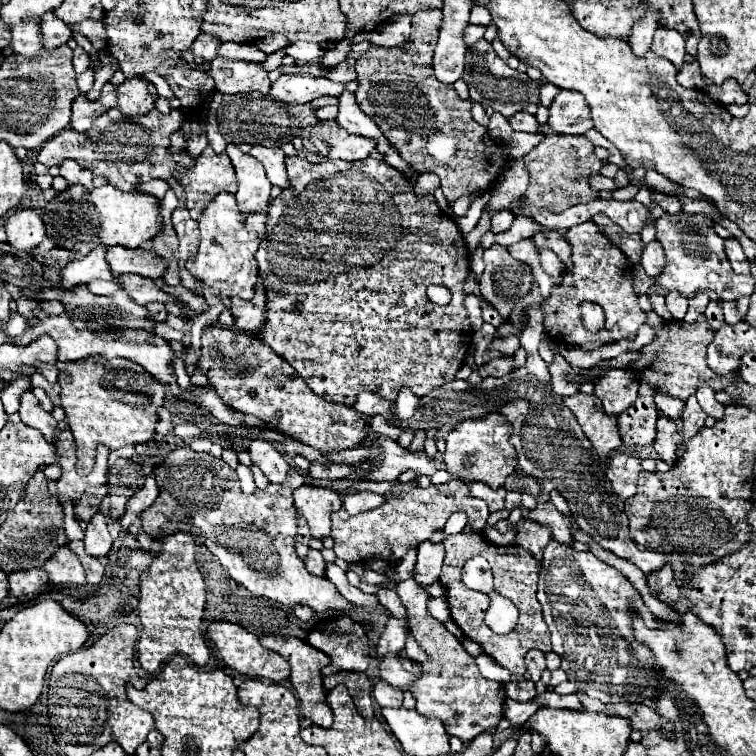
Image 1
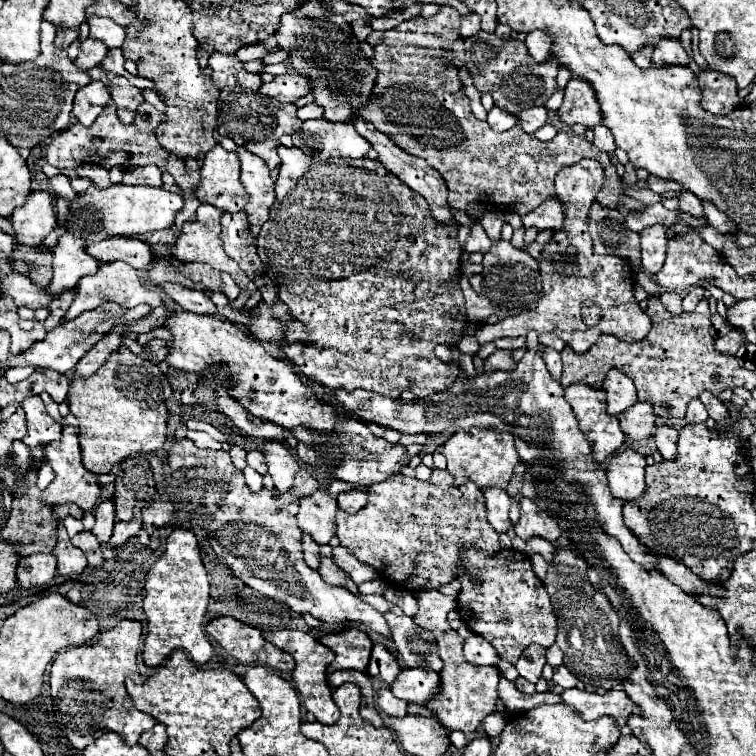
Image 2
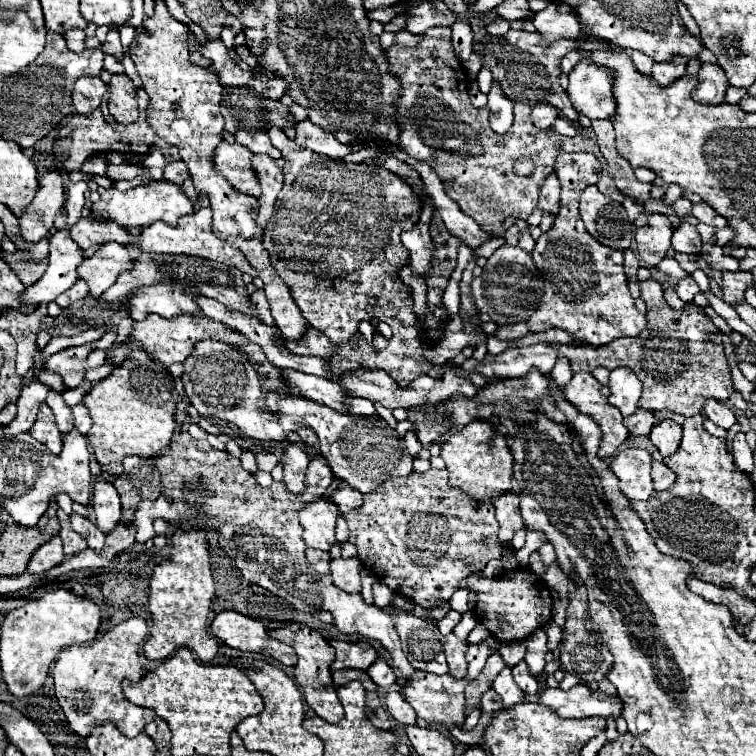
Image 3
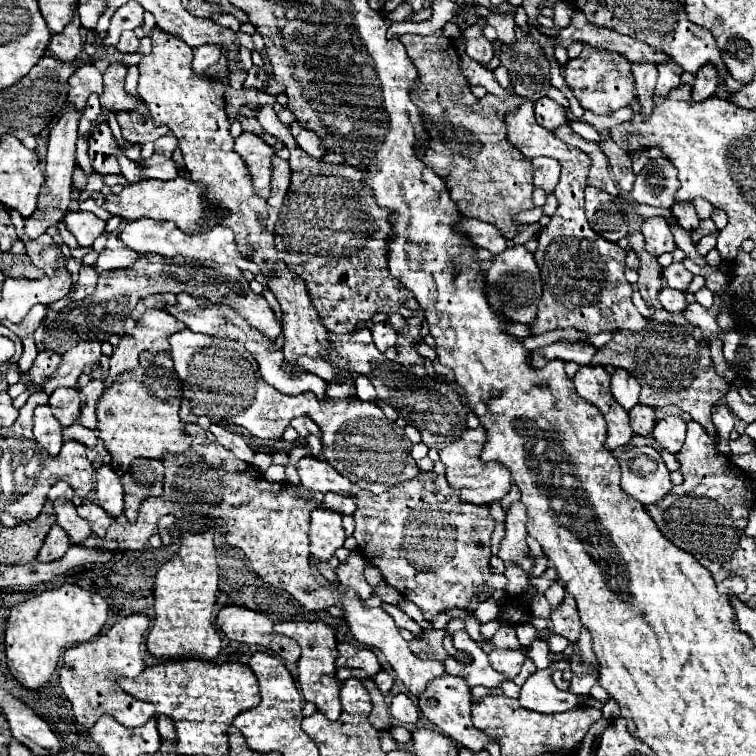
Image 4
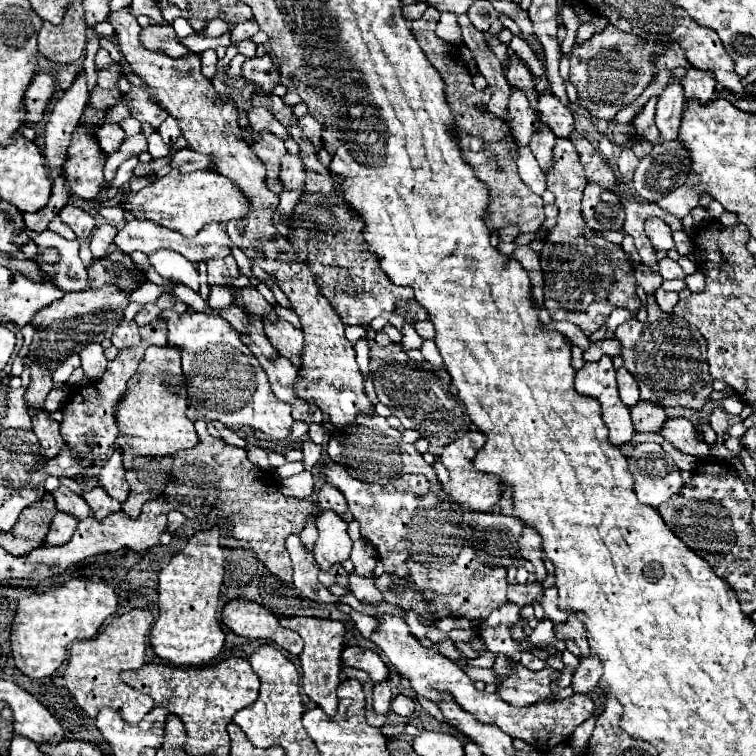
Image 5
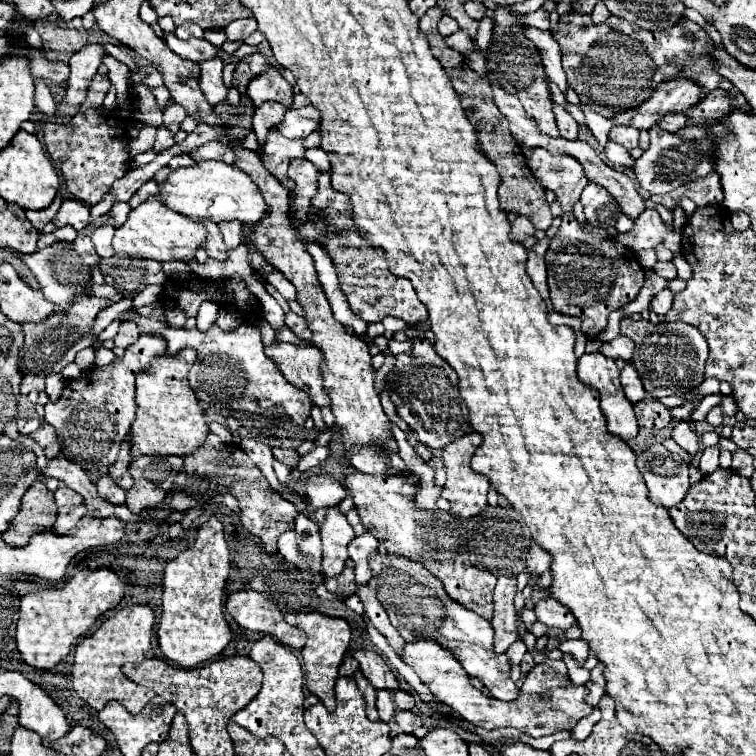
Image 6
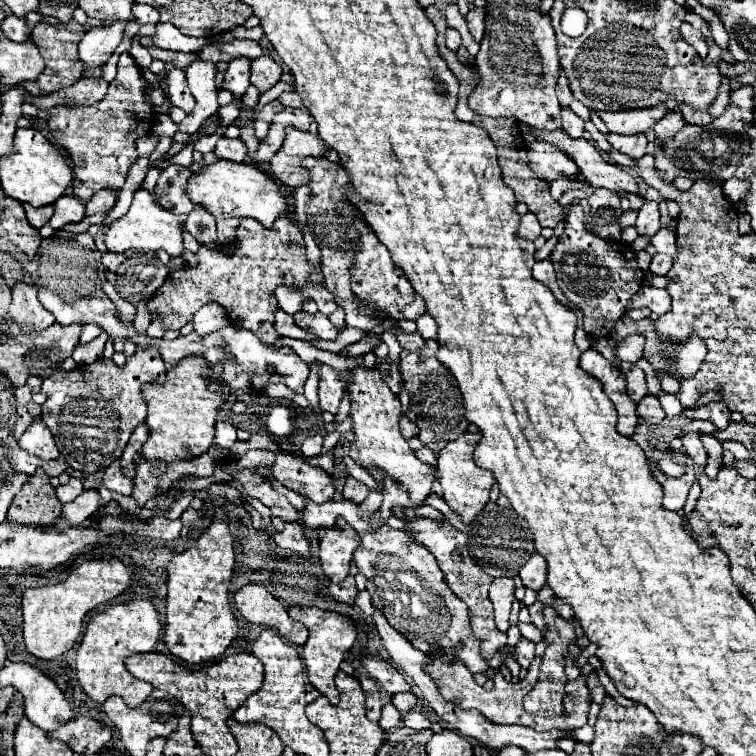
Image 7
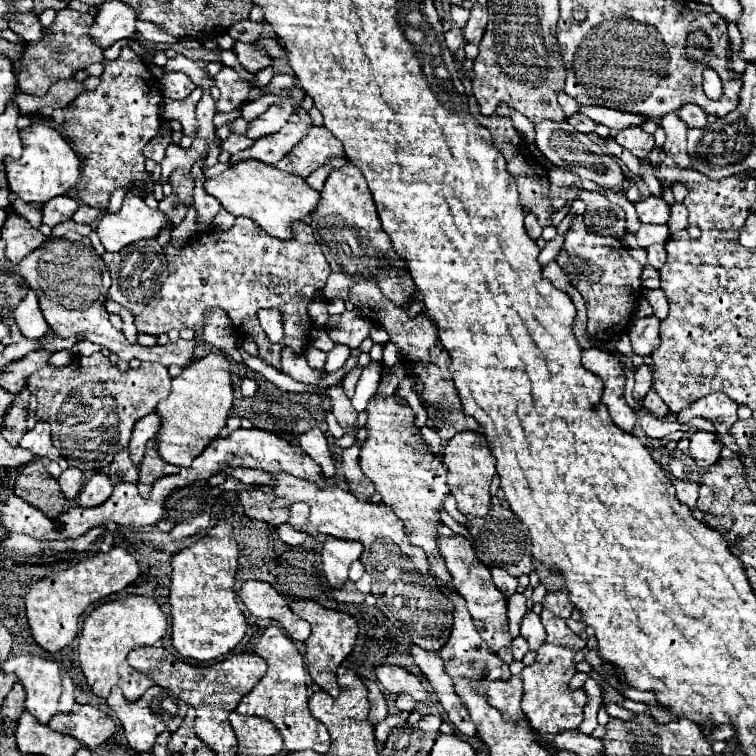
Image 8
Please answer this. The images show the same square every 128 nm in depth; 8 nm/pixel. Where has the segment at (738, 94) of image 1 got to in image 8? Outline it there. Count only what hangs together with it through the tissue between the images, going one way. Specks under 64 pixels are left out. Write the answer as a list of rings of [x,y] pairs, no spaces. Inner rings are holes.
[[[580,106],[580,112],[586,114],[590,120],[596,120],[598,124],[604,124],[612,130],[624,130],[630,126],[640,126],[642,122],[646,122],[646,116],[634,116],[628,112],[620,112],[620,110],[610,110],[604,106]]]

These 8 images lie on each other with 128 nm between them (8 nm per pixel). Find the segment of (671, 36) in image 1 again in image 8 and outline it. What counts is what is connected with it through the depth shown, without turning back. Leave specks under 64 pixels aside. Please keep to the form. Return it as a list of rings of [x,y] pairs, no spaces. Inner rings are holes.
[[[674,112],[666,114],[658,126],[666,132],[666,142],[664,142],[662,150],[678,164],[678,168],[688,168],[692,164],[690,156],[686,154],[686,130],[688,130],[688,126]]]

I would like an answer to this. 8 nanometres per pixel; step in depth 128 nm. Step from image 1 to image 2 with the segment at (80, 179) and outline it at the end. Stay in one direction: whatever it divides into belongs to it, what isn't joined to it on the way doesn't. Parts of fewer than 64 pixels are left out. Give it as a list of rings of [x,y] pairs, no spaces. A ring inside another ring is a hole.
[[[84,164],[74,172],[76,172],[76,178],[88,178],[96,188],[108,188],[112,184],[108,178],[108,170],[94,164]]]

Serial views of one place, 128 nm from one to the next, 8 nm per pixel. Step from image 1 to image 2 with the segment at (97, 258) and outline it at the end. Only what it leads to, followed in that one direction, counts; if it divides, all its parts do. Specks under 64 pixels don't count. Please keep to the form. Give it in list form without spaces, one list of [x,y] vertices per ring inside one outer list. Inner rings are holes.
[[[64,232],[54,246],[54,278],[48,292],[60,294],[66,288],[74,288],[82,276],[96,274],[100,260],[86,252],[88,242],[78,240],[74,234]]]

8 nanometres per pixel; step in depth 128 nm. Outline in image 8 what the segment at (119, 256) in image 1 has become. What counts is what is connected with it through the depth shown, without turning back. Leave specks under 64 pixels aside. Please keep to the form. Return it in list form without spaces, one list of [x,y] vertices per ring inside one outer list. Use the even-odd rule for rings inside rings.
[[[58,196],[58,198],[52,198],[44,204],[44,210],[42,210],[42,222],[48,224],[50,228],[54,228],[56,224],[60,222],[66,222],[74,216],[74,212],[78,210],[78,202],[70,196]]]

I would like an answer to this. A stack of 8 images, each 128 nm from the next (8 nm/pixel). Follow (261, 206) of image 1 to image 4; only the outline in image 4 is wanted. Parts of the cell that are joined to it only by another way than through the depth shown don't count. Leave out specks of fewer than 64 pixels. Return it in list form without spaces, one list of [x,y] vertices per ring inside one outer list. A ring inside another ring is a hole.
[[[272,156],[272,182],[270,182],[270,198],[268,202],[268,220],[266,228],[272,232],[274,224],[278,220],[278,212],[282,206],[282,200],[286,196],[290,184],[290,166],[286,160],[280,160],[278,156]]]

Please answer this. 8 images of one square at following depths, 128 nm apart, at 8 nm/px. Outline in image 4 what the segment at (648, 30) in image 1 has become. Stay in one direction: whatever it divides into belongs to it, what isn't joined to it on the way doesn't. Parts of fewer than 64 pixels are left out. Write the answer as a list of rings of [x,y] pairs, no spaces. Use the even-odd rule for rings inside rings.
[[[634,62],[632,64],[634,80],[636,80],[636,96],[640,106],[644,108],[644,116],[652,110],[652,94],[656,86],[656,68],[650,62]]]

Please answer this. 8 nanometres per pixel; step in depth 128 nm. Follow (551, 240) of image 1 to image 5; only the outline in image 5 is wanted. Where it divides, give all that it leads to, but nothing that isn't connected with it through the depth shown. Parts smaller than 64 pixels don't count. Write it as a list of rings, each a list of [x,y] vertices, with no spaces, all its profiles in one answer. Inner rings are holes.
[[[544,126],[530,140],[530,150],[536,156],[542,172],[548,172],[554,166],[554,158],[552,158],[554,140],[556,140],[556,136],[552,136],[552,132],[548,132],[548,128],[544,128]]]

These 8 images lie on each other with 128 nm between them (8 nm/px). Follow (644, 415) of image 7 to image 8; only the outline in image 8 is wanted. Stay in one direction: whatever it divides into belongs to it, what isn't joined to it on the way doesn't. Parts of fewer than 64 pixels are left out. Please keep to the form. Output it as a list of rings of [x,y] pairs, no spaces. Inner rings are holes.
[[[654,390],[646,394],[646,398],[642,400],[642,406],[644,406],[650,414],[654,414],[654,416],[658,416],[658,418],[664,418],[664,416],[668,414],[668,406],[664,404],[664,400],[660,400],[660,396],[656,396]]]

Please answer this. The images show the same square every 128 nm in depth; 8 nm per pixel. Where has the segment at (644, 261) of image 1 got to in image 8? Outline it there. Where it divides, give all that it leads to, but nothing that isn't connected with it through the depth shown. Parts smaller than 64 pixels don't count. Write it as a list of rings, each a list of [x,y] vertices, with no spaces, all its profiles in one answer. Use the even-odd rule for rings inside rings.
[[[650,196],[644,202],[636,204],[636,212],[642,224],[666,224],[670,218],[668,204],[658,196]]]

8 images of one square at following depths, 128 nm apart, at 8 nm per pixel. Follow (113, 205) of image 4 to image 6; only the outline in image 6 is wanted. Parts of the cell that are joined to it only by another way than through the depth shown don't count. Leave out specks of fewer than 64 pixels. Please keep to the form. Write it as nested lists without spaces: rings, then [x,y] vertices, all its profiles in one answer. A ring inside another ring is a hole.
[[[206,160],[206,162],[196,162],[188,168],[178,168],[170,172],[170,176],[158,184],[160,188],[160,202],[168,206],[170,210],[194,220],[212,220],[214,224],[224,222],[224,220],[240,220],[240,222],[250,222],[254,224],[264,216],[264,198],[260,196],[260,190],[240,172],[238,168],[218,162],[218,160]]]

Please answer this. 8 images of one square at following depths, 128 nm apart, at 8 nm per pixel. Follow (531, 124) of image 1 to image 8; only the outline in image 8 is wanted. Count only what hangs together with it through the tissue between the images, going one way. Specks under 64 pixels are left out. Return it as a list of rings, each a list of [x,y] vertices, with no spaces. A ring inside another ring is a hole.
[[[578,112],[578,114],[574,114],[574,116],[568,116],[566,120],[568,120],[568,124],[572,124],[572,126],[574,126],[574,130],[576,130],[576,132],[590,134],[590,132],[594,132],[594,130],[596,130],[596,124],[594,124],[588,116],[584,116],[582,112]]]

